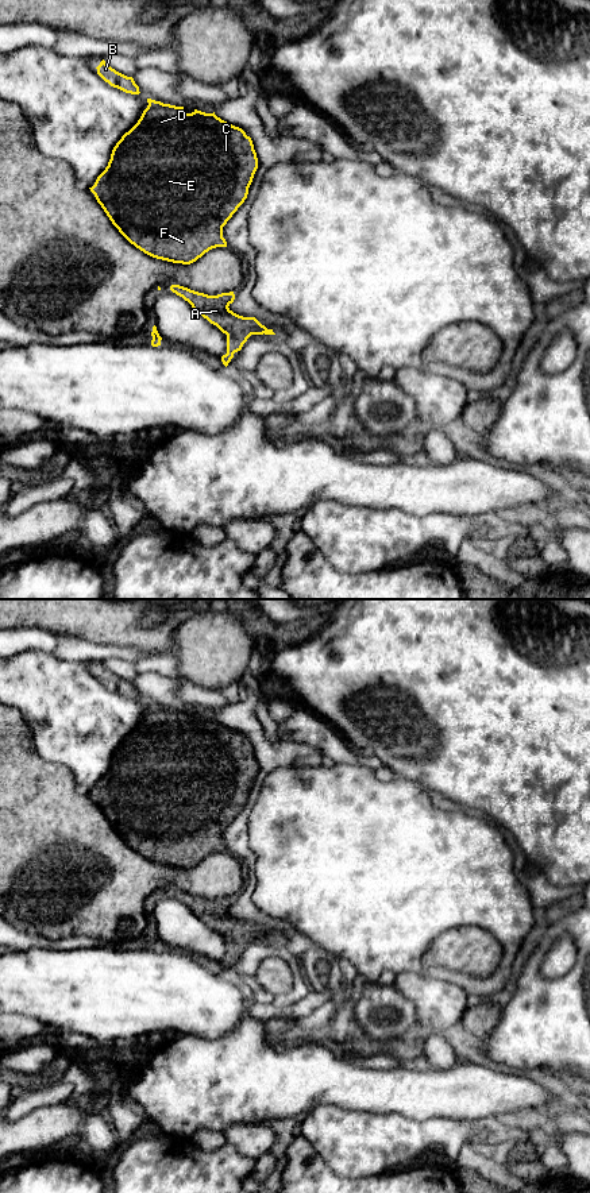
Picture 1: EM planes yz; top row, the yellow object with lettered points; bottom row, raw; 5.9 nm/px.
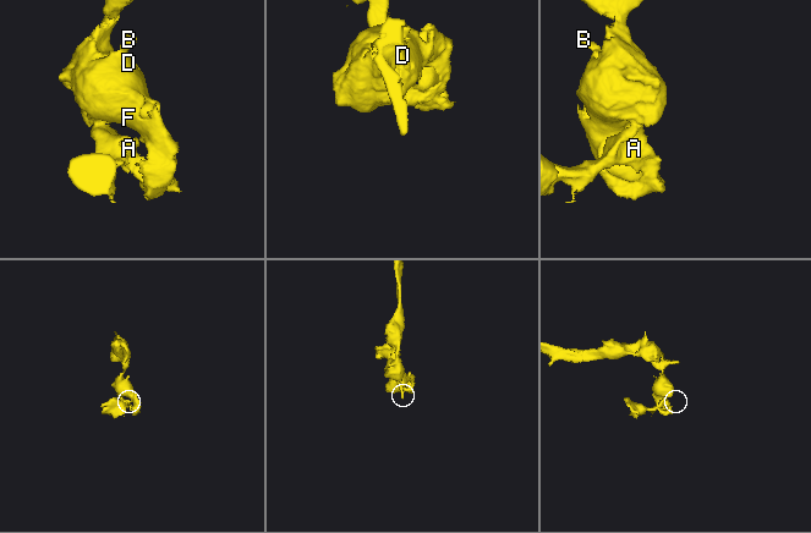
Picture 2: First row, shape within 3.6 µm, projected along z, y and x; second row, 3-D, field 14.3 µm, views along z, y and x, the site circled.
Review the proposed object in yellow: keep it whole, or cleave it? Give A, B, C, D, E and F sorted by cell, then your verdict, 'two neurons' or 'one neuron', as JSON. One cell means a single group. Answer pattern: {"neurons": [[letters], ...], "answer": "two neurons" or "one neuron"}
{"neurons": [["A", "B", "C", "D", "E", "F"]], "answer": "one neuron"}

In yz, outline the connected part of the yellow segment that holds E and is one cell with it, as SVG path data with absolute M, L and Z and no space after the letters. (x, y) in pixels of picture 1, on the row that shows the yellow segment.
M151 99L147 103L138 123L116 143L108 166L89 189L112 224L136 248L157 259L190 265L212 248L227 247L223 227L247 198L258 169L257 152L242 128L228 124L215 112L194 109L186 113L184 107Z

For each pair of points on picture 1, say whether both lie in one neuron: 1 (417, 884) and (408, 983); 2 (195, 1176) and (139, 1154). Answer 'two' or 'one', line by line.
1: two
2: one

